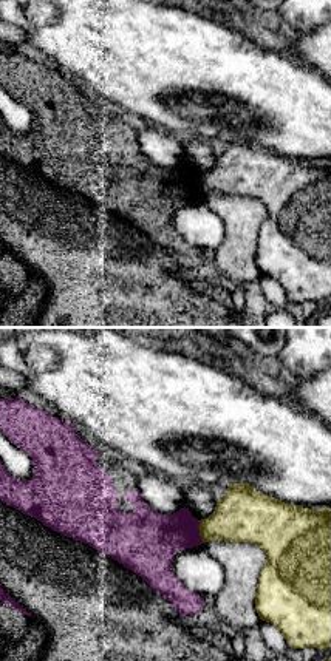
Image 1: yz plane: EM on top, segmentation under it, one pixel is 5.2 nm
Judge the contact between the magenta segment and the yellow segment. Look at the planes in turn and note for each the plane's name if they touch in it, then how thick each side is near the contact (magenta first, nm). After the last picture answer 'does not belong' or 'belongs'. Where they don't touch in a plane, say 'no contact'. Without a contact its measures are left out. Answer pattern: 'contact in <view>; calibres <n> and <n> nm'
contact in yz; calibres 280 and 280 nm

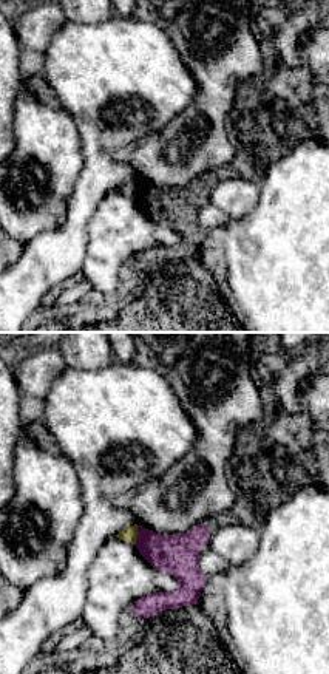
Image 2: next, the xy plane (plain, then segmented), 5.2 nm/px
contact in xy; calibres 220 and 80 nm

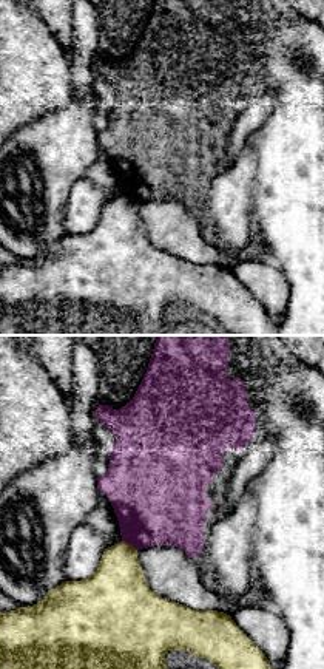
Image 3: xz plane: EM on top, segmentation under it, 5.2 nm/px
contact in xz; calibres 300 and 320 nm

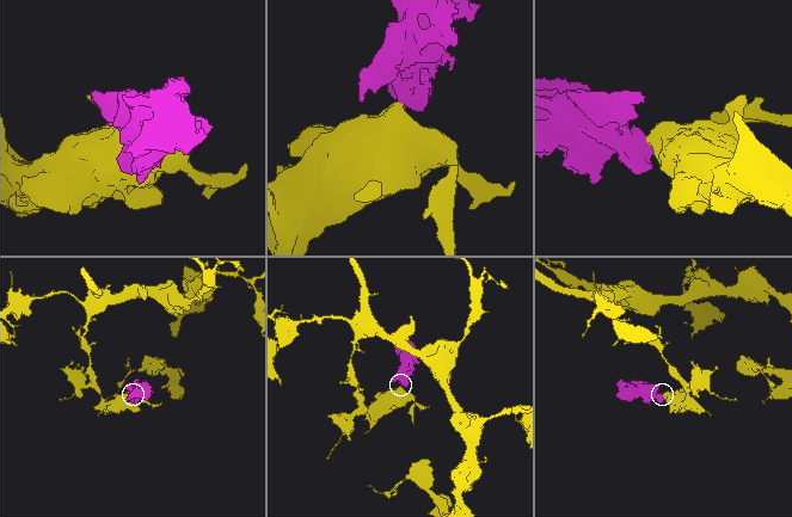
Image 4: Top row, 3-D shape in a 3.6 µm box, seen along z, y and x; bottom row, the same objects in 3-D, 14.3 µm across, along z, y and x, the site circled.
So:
does not belong

